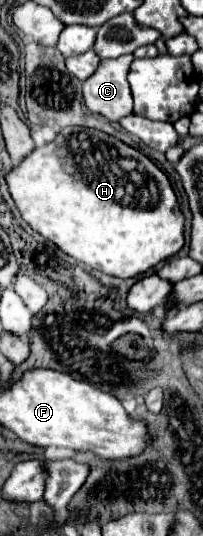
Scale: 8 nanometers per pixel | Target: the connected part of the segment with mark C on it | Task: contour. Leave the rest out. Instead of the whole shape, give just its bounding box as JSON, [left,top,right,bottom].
[84,54,134,122]

